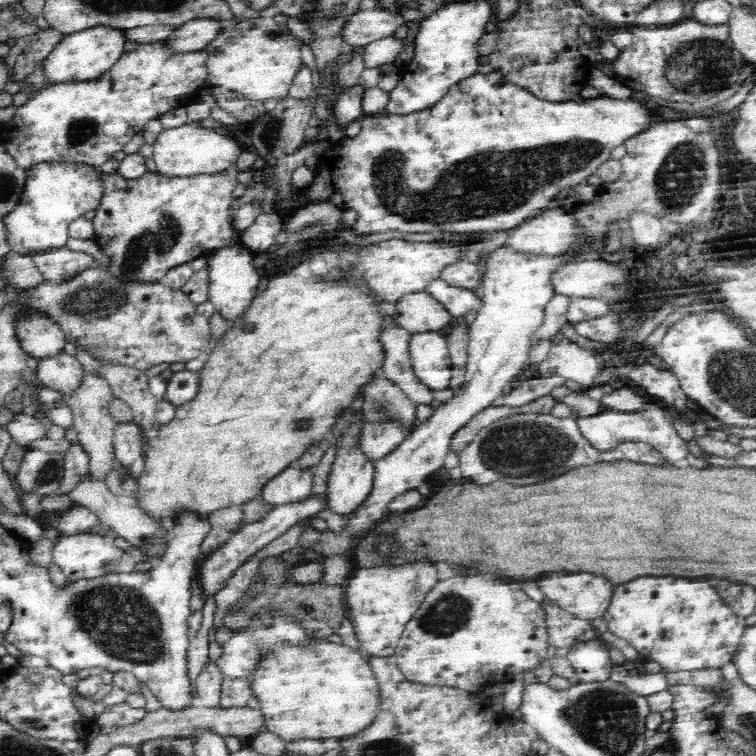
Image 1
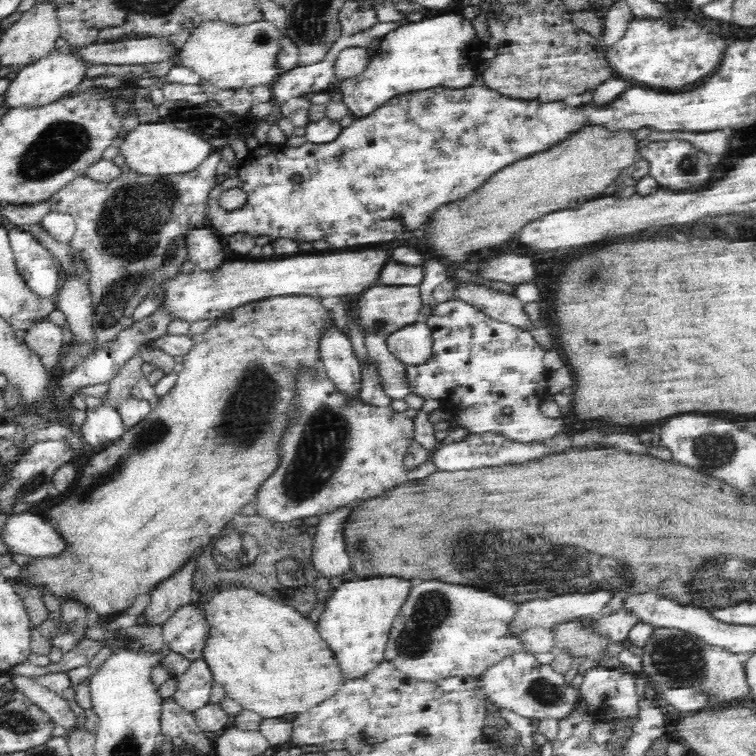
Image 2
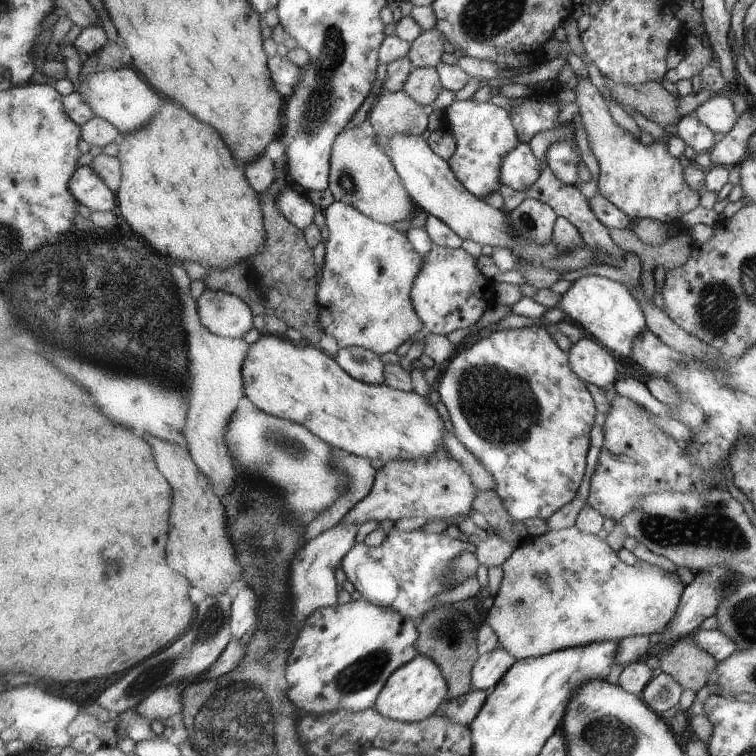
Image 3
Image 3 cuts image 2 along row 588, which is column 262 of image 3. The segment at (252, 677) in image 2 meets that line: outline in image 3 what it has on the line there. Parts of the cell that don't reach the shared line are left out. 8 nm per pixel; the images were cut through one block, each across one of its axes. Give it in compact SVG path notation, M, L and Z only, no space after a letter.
M167 102L151 123L121 136L117 143L117 157L121 159L124 172L121 188L116 193L120 213L157 252L177 260L190 260L205 268L228 269L260 255L266 248L268 232L260 194L249 182L244 164L237 164L213 126L199 122L185 108Z

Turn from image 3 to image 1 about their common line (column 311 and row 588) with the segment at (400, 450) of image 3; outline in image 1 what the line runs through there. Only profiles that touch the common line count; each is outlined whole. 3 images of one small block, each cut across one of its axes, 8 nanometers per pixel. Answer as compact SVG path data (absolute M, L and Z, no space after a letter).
M416 562L416 564L408 564L408 566L356 569L354 576L346 580L344 596L348 607L347 614L361 644L360 652L382 658L394 655L406 623L418 610L418 606L424 600L425 594L428 594L428 590L438 582L438 572L430 562Z

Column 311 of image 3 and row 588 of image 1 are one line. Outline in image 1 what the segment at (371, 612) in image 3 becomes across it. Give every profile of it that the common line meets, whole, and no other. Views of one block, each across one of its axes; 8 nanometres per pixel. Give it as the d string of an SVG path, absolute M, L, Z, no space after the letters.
M636 578L624 585L616 585L609 609L603 616L607 630L627 640L638 652L640 661L652 661L665 673L680 670L720 668L733 660L741 636L748 626L745 618L738 617L728 608L720 595L706 580L690 578Z

